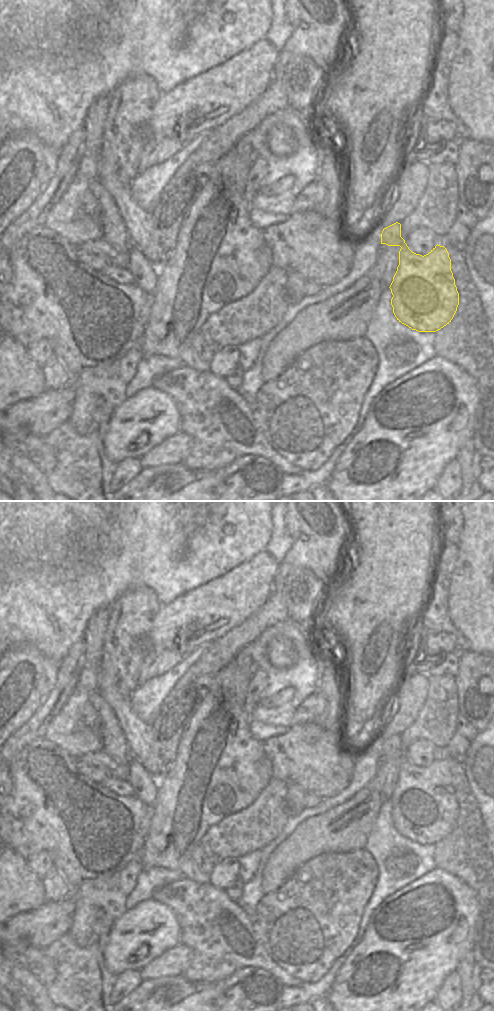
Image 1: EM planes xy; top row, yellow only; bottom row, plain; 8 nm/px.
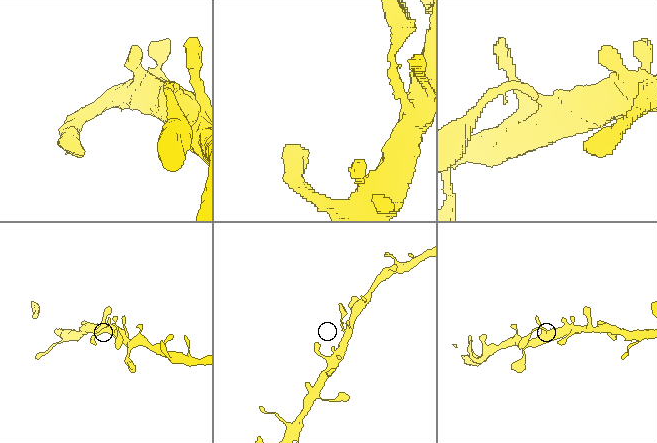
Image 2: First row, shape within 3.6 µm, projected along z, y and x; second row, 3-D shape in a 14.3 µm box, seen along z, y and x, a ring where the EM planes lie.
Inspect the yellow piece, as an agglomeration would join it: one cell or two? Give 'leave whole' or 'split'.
leave whole

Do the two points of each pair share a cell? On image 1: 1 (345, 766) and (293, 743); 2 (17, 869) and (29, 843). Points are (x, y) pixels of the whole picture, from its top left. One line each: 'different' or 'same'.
1: same
2: different

